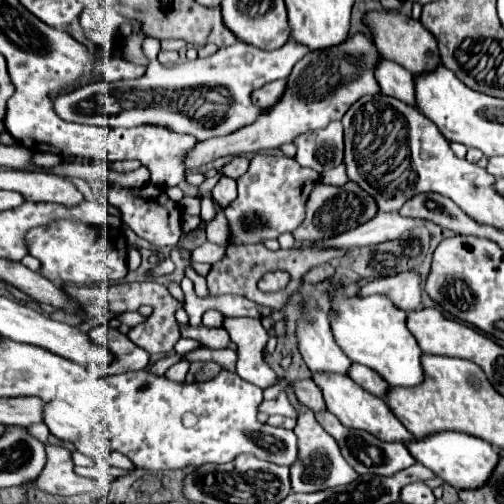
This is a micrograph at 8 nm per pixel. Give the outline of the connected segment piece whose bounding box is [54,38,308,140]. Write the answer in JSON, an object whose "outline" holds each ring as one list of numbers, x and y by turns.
{"outline":[[146,38,142,50,150,64,142,78,120,82,92,82,70,94,60,96,54,102,58,116,70,122,96,124,96,126,138,126,138,124,162,124,170,130,192,134,196,140,208,140,212,136,230,134,246,124,252,124,264,108,250,102,250,94,266,82,286,78,292,66,308,52,304,44,288,40,282,48,272,52,254,48,252,44,234,44,220,48,206,60,192,60,176,66,164,66,158,62,156,38]]}

